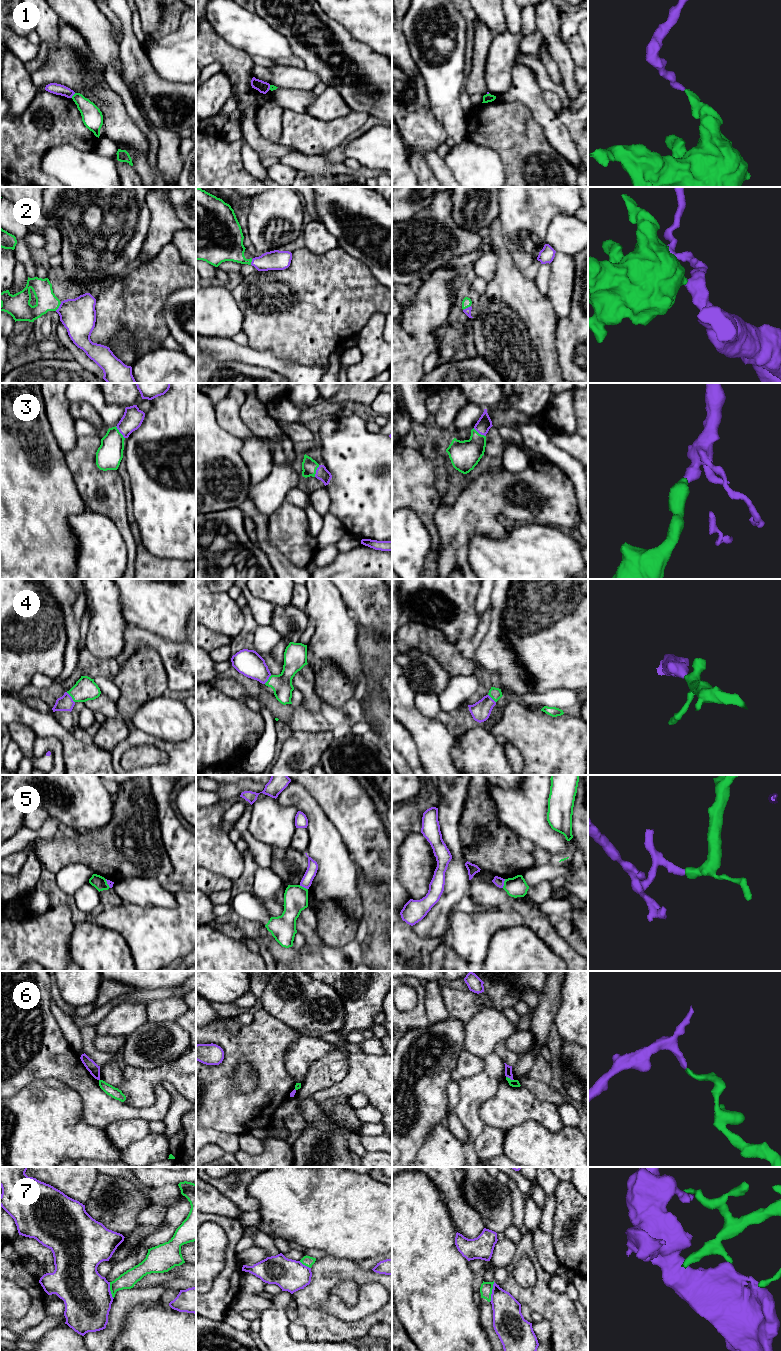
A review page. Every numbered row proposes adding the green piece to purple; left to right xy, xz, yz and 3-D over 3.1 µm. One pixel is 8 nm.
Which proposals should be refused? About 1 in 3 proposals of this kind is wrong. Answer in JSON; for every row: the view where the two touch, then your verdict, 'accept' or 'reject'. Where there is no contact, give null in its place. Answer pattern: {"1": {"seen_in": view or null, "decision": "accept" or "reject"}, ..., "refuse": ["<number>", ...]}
{"1": {"seen_in": "xy", "decision": "reject"}, "2": {"seen_in": "xy", "decision": "accept"}, "3": {"seen_in": "xy", "decision": "accept"}, "4": {"seen_in": "xy", "decision": "accept"}, "5": {"seen_in": "yz", "decision": "reject"}, "6": {"seen_in": "yz", "decision": "reject"}, "7": {"seen_in": "yz", "decision": "reject"}, "refuse": ["1", "5", "6", "7"]}

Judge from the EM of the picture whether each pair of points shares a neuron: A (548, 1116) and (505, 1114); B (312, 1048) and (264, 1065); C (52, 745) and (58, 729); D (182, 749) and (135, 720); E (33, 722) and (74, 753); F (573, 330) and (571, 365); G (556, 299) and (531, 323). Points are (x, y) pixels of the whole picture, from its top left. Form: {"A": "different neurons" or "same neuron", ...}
{"A": "same neuron", "B": "different neurons", "C": "different neurons", "D": "different neurons", "E": "same neuron", "F": "same neuron", "G": "different neurons"}

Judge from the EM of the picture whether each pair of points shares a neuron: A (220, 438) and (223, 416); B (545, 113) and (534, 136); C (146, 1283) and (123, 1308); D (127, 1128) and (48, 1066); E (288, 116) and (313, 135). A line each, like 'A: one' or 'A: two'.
A: two
B: two
C: two
D: two
E: one

